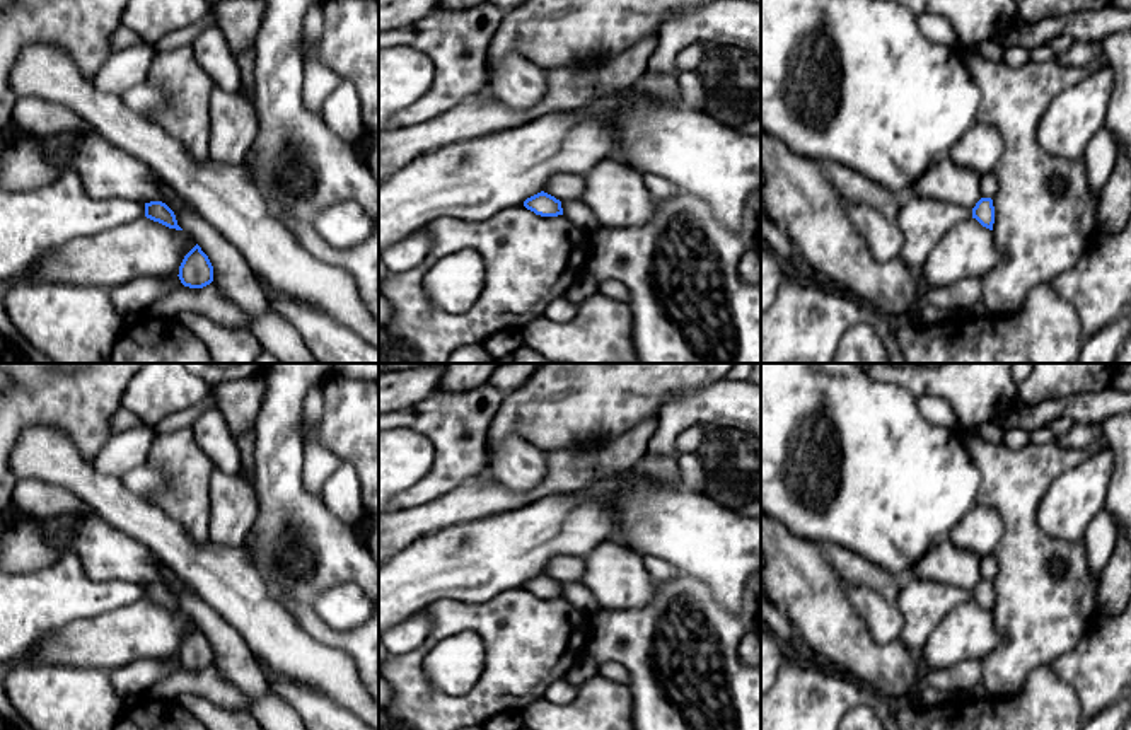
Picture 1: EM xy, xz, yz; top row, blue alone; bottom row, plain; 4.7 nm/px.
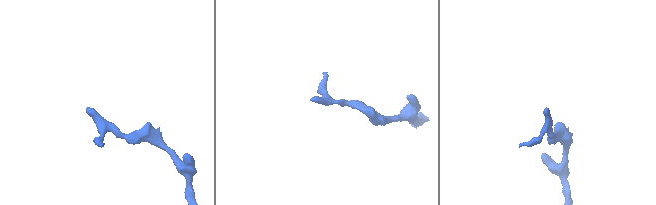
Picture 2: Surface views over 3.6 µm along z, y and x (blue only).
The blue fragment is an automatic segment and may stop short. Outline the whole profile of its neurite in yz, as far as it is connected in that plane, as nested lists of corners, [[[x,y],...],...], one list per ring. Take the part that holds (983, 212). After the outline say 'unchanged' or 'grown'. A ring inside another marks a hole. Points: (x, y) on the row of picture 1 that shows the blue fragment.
[[[981,198],[972,208],[972,218],[976,218],[983,227],[993,230],[993,223],[995,223],[993,200]]]; unchanged

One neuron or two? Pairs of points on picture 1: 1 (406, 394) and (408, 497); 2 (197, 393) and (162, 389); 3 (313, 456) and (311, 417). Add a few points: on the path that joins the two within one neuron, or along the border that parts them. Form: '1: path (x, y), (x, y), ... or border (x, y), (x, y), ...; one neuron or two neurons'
1: border (437, 388), (418, 403), (396, 411); two neurons
2: path (188, 389), (171, 389); one neuron
3: path (311, 446), (311, 427); one neuron

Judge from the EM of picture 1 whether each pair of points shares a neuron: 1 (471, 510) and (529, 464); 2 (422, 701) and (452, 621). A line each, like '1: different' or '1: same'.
1: different
2: same

